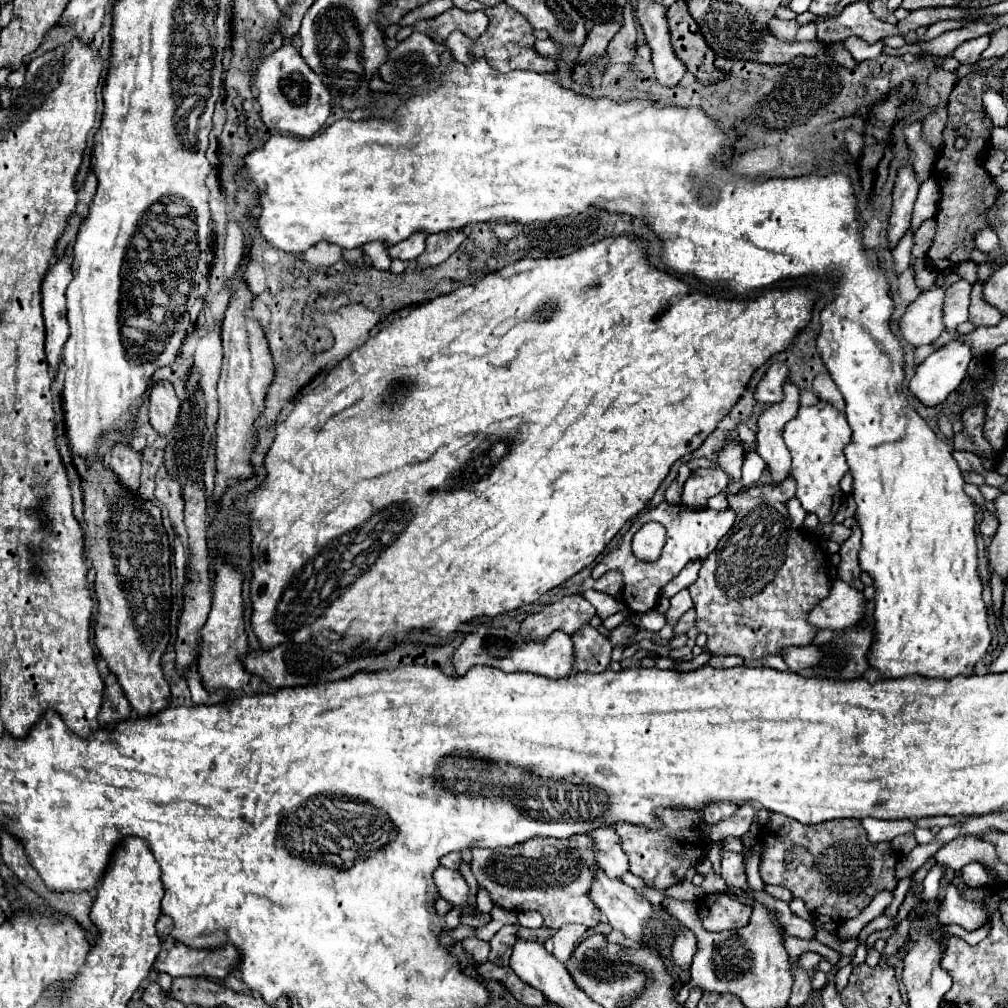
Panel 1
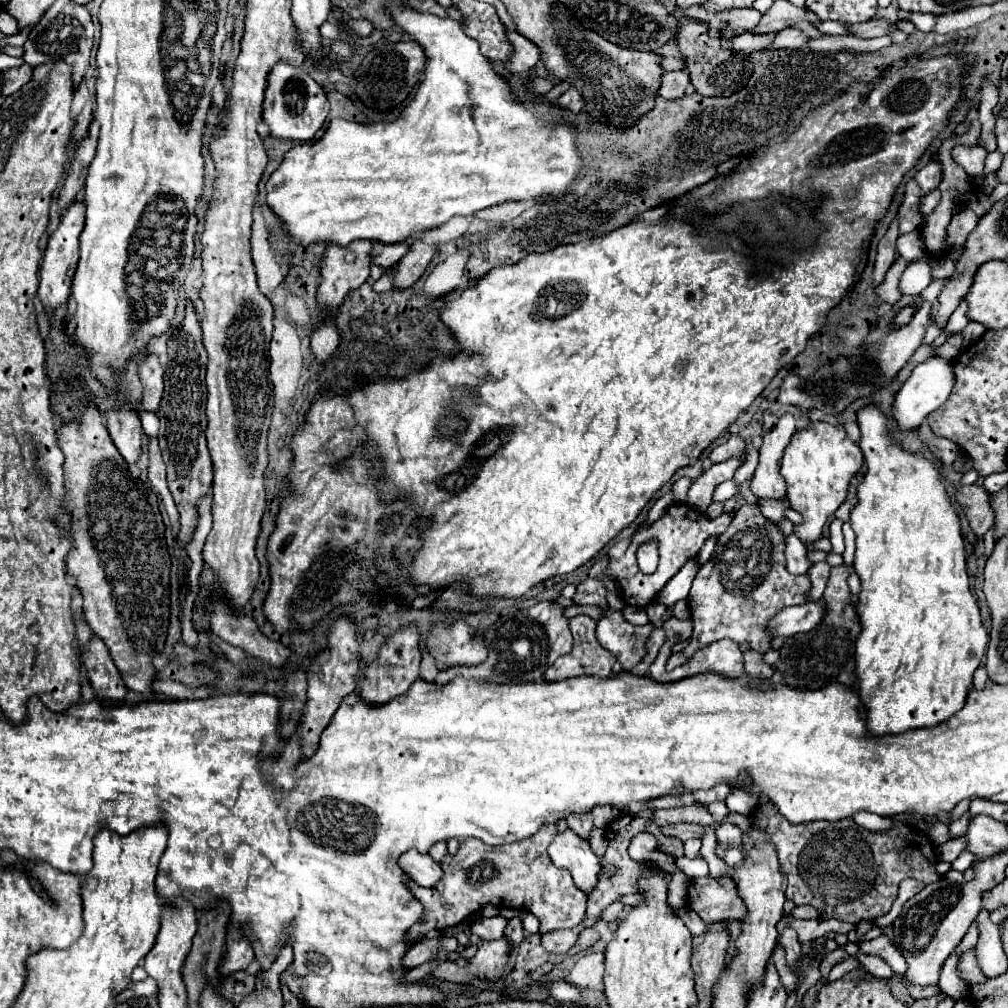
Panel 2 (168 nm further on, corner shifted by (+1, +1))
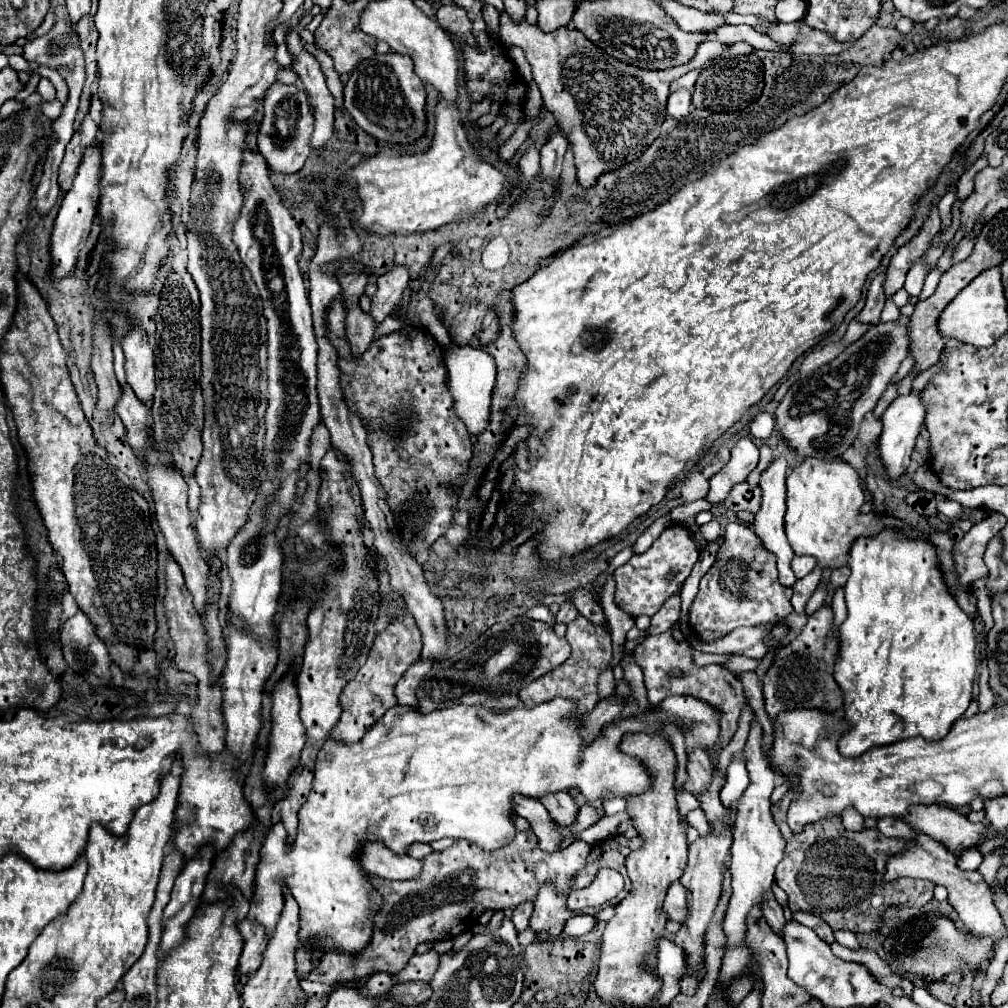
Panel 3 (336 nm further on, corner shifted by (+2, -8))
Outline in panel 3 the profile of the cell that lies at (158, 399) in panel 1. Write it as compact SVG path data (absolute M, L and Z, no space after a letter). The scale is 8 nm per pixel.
M136 326L122 340L124 356L126 356L126 378L138 400L146 406L152 404L152 396L156 390L154 384L154 352L148 344L146 334Z

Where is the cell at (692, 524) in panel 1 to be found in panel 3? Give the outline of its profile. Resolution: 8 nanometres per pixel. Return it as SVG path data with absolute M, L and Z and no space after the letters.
M682 524L668 526L644 554L632 556L632 560L628 564L624 564L622 568L618 568L614 572L616 606L622 608L624 612L628 612L632 618L642 616L642 614L654 616L658 612L658 608L672 594L680 592L684 580L688 578L688 574L698 558L700 558L700 552L698 552L698 546L696 546L690 530L684 528Z

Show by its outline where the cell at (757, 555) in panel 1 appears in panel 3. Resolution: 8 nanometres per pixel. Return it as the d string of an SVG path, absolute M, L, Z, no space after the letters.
M734 522L724 528L724 544L716 554L716 562L700 580L700 590L690 606L688 624L702 642L714 642L738 626L780 624L794 612L790 598L792 588L778 582L776 556L762 546L748 524Z

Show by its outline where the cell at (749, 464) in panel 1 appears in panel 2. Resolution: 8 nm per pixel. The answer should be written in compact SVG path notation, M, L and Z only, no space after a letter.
M725 481L721 483L715 493L713 493L713 503L721 503L721 501L727 501L729 497L737 495L737 485L733 481Z

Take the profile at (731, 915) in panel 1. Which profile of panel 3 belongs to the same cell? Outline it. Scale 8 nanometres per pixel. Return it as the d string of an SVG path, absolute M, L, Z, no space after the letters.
M674 882L666 894L666 914L674 922L688 918L688 892L680 882Z

